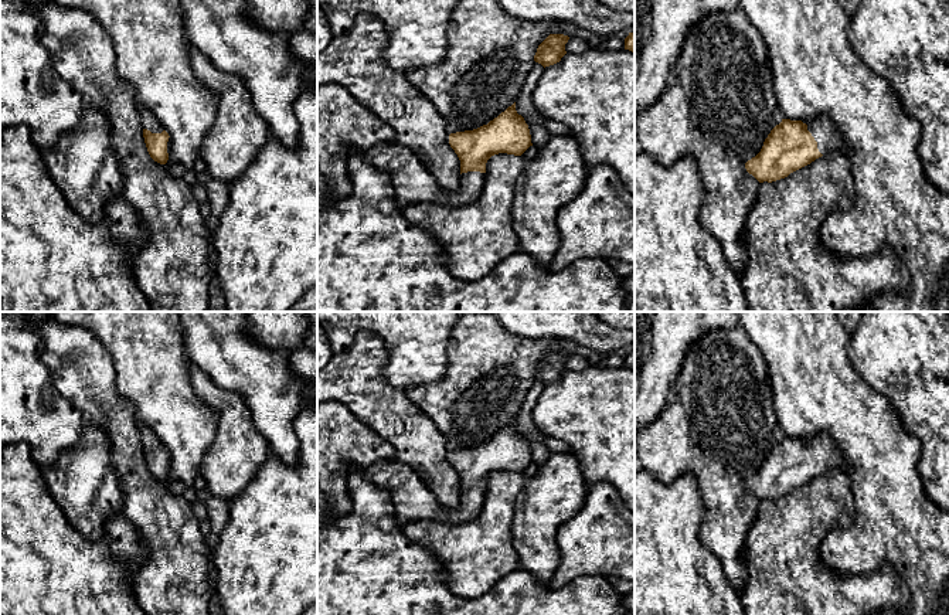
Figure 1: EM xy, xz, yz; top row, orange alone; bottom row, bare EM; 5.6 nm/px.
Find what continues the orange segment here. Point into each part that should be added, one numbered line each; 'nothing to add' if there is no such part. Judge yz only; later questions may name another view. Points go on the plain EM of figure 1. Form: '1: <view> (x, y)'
1: yz (829, 456)

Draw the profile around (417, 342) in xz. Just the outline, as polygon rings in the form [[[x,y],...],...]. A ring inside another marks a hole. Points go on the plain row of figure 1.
[[[317,312],[317,322],[324,329],[334,353],[350,349],[354,336],[361,332],[375,333],[385,344],[388,360],[382,376],[397,388],[438,383],[448,367],[448,342],[450,330],[462,312]]]

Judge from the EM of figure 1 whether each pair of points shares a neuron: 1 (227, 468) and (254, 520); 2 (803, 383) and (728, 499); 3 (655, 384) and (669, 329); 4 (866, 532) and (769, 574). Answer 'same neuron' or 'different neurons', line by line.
1: different neurons
2: different neurons
3: same neuron
4: different neurons

